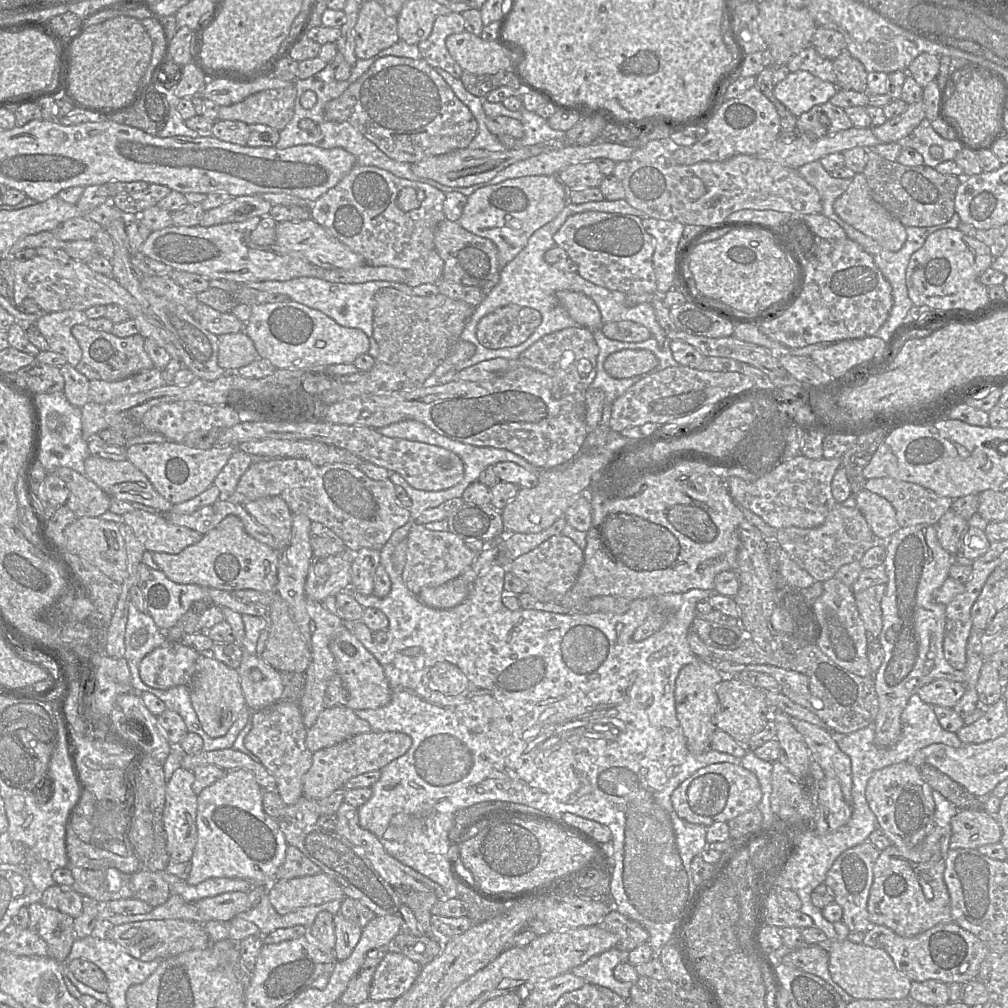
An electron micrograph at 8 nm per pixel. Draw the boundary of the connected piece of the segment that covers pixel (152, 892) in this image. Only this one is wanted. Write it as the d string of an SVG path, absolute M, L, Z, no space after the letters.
M146 868L131 875L131 889L135 898L152 907L166 903L171 896L171 889L160 872L152 872Z

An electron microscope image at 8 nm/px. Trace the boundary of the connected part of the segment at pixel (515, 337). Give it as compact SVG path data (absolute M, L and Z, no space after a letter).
M509 304L485 315L478 323L476 337L487 349L502 349L523 343L541 323L541 314L532 308Z

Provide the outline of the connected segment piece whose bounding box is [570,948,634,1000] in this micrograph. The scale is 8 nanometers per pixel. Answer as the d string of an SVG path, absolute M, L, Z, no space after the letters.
M612 948L591 957L582 965L571 969L575 976L583 978L587 983L606 987L624 1000L630 1000L630 990L634 983L620 982L613 975L614 968L628 961L629 952Z

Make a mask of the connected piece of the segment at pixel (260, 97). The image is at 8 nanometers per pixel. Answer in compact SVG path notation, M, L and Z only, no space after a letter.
M295 83L285 88L264 90L236 104L221 106L218 120L264 124L281 131L294 115L296 94Z

